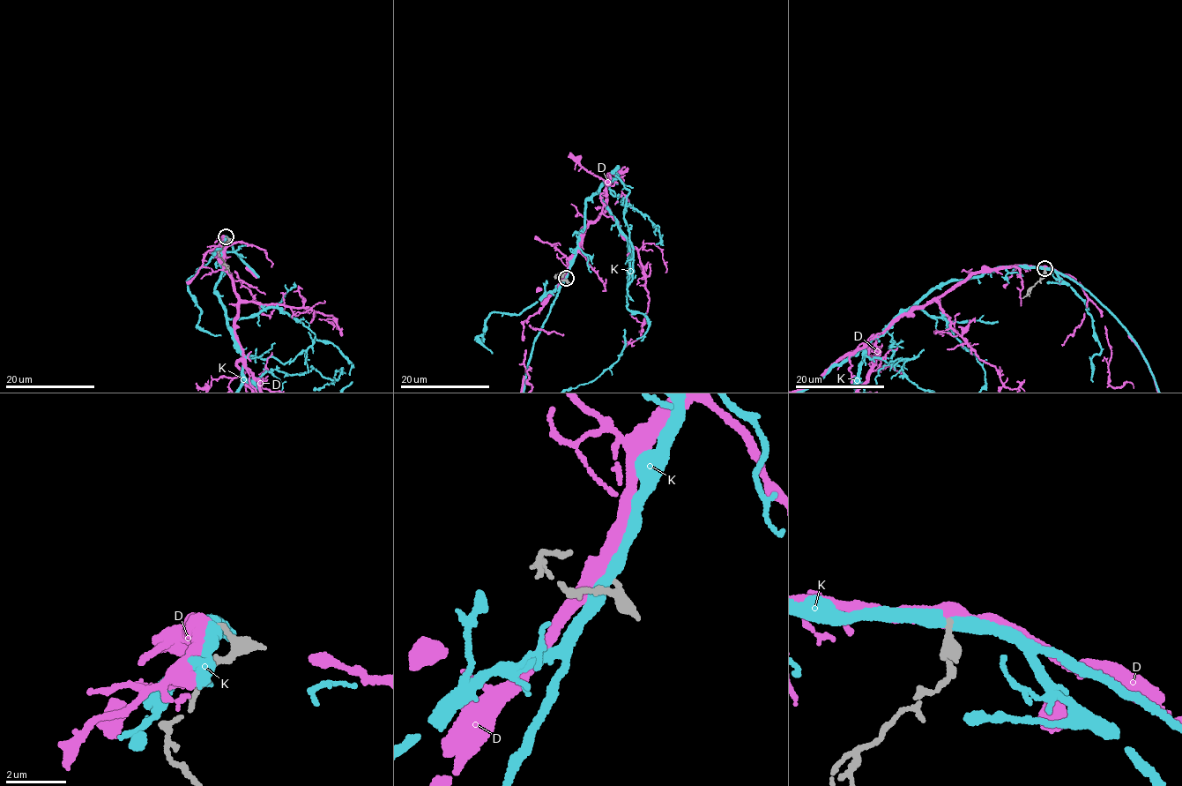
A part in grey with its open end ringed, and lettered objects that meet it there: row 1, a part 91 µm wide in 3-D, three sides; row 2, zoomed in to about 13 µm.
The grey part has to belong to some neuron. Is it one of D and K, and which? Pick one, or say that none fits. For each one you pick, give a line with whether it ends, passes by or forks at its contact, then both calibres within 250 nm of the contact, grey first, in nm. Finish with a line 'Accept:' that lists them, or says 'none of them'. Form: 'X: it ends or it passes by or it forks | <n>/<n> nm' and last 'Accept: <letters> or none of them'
D: it passes by | 200/440 nm
Accept: D

